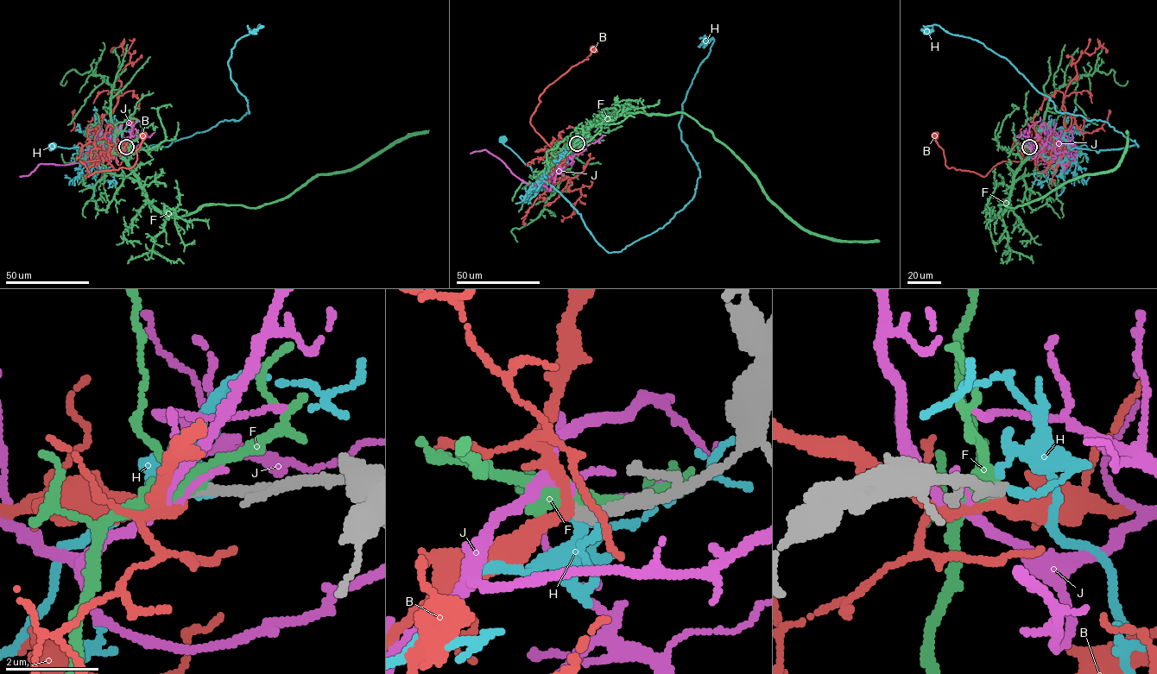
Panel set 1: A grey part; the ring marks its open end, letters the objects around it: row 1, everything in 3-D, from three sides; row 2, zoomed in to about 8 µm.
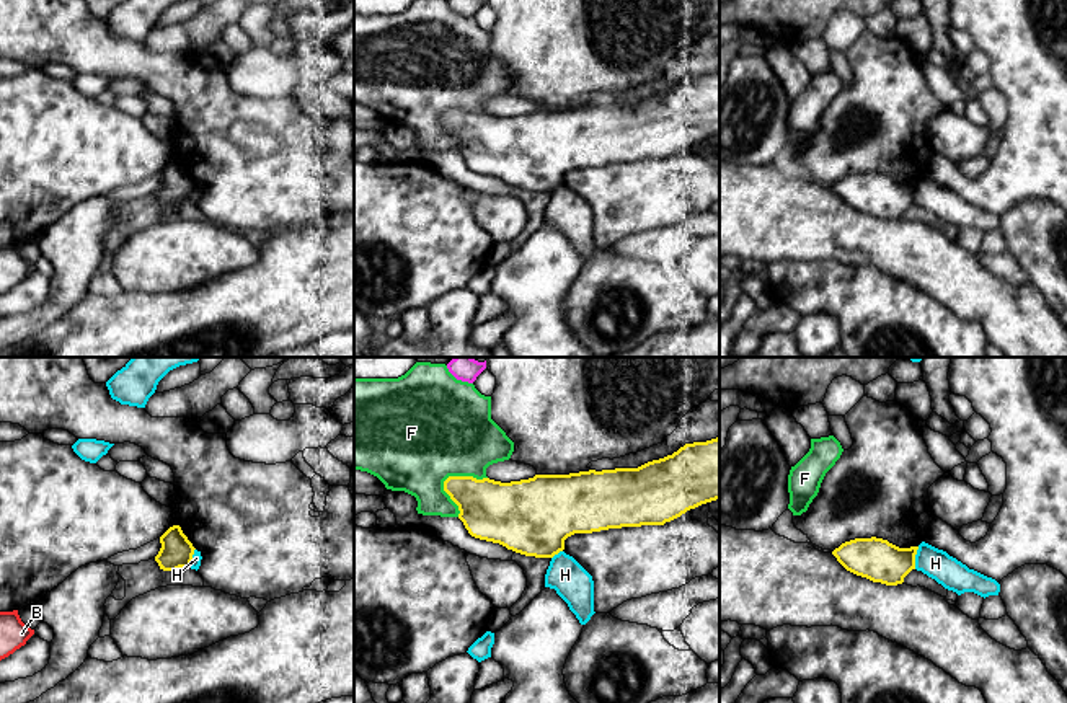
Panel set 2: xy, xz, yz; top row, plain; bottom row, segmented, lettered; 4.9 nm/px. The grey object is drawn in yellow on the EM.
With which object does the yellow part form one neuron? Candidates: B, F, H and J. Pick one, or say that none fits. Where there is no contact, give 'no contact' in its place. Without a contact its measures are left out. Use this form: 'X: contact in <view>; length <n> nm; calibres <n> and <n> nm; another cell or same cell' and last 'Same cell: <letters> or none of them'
B: no contact; same cell
F: contact in xz; length 240 nm; calibres 280 and 500 nm; another cell
H: contact in yz; length 110 nm; calibres 200 and 150 nm; another cell
J: no contact; another cell
Same cell: B

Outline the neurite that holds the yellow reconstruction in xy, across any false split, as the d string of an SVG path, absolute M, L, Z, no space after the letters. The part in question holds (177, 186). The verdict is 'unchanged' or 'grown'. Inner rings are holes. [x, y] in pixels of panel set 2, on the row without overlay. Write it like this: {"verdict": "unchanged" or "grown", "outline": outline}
{"verdict": "unchanged", "outline": "M179 160L170 161L160 171L162 183L155 191L160 204L163 206L176 206L179 202L191 202L194 181L183 168Z"}

